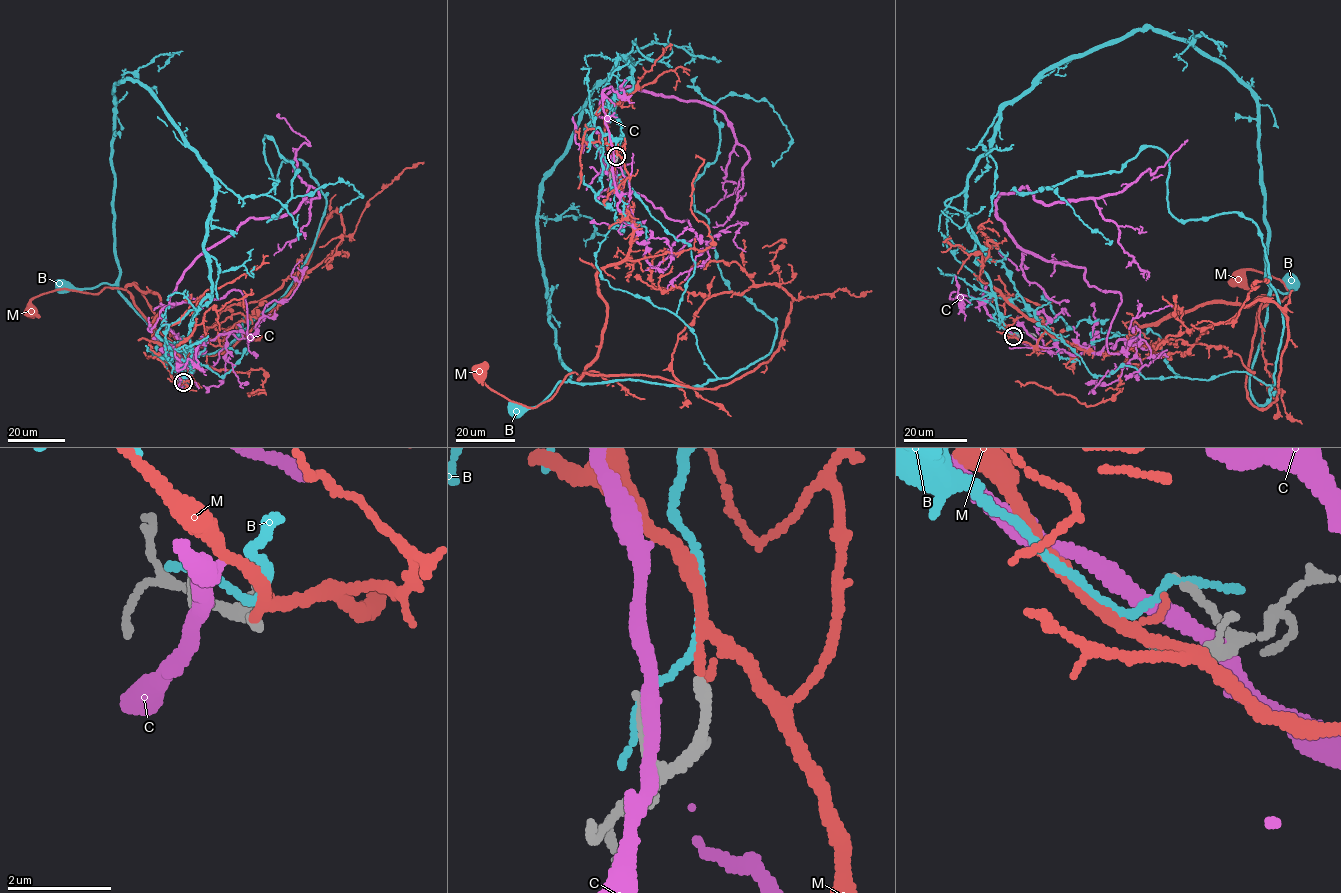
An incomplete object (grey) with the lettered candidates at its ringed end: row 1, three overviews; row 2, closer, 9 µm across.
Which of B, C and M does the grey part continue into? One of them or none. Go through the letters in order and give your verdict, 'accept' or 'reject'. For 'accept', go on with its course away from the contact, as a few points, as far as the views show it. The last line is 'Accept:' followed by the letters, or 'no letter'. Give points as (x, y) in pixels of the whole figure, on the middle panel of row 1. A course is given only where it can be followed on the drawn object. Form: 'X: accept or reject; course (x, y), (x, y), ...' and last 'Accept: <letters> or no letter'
B: reject
C: reject
M: reject
Accept: no letter

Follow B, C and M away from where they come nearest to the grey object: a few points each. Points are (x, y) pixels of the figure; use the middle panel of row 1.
B: (613, 158), (615, 94), (633, 81), (619, 53), (540, 197), (570, 378), (515, 409)
C: (614, 161), (659, 265), (696, 233), (622, 193), (598, 105), (625, 86), (714, 106), (749, 157), (713, 227)
M: (617, 156), (633, 229), (629, 254), (597, 275), (607, 304), (598, 356), (534, 407), (495, 392), (478, 372)

